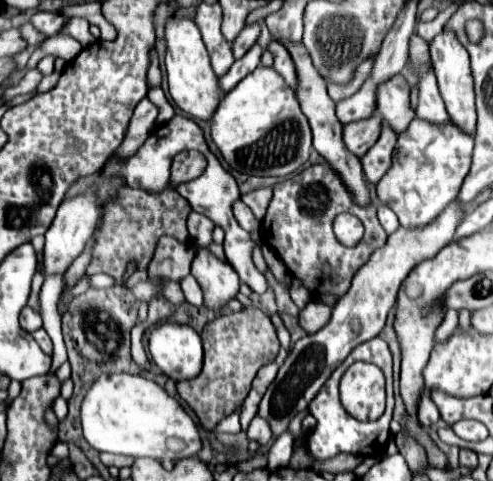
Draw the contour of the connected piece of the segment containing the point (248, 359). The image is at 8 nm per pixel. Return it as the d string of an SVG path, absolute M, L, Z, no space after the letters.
M243 309L239 313L215 317L205 325L201 339L205 351L203 369L195 379L179 381L177 391L181 399L187 401L187 405L195 411L199 425L205 431L213 431L221 419L231 415L243 403L257 371L275 361L279 353L279 339L275 325L261 309Z

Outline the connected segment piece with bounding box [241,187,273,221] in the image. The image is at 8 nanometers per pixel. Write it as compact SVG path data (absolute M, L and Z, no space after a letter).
M263 187L263 189L257 189L257 191L251 191L247 195L241 195L241 201L245 205L251 207L253 215L261 221L265 217L265 211L269 207L269 201L271 201L273 193L271 193L271 187Z

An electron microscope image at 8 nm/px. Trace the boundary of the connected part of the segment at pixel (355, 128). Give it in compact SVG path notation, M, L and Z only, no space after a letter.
M373 115L365 121L357 121L357 123L349 123L343 127L345 133L345 147L355 155L355 157L363 157L371 147L373 143L377 141L379 137L379 131L381 131L381 117L379 115Z

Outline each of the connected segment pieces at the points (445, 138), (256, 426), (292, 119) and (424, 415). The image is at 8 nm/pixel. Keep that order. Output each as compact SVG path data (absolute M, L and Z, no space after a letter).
M415 119L409 125L409 129L399 133L397 137L393 163L389 171L383 175L383 179L377 183L377 197L381 203L385 203L389 209L395 211L403 227L423 227L431 223L459 195L463 179L467 177L469 167L471 167L471 153L473 153L473 137L459 131L453 123L437 127L423 119Z
M253 417L249 429L247 429L247 435L251 441L259 441L261 445L265 445L269 439L271 439L271 429L269 429L269 423L263 419L263 417Z
M257 67L249 73L235 89L231 89L219 103L213 119L211 119L211 137L221 151L223 159L237 171L259 177L285 177L295 173L303 163L307 163L311 153L311 129L307 117L299 109L299 101L285 85L285 79L273 67Z
M423 391L423 395L421 395L419 411L417 413L419 413L421 425L425 425L425 427L431 427L431 425L435 425L439 421L439 411L437 411L435 403L429 399L429 393L427 391Z

